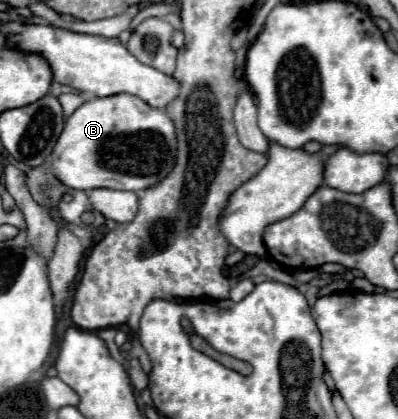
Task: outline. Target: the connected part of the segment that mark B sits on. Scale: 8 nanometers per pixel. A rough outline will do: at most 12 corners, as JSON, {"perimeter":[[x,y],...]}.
{"perimeter":[[132,94],[86,100],[50,172],[146,190],[176,162],[172,120]]}

